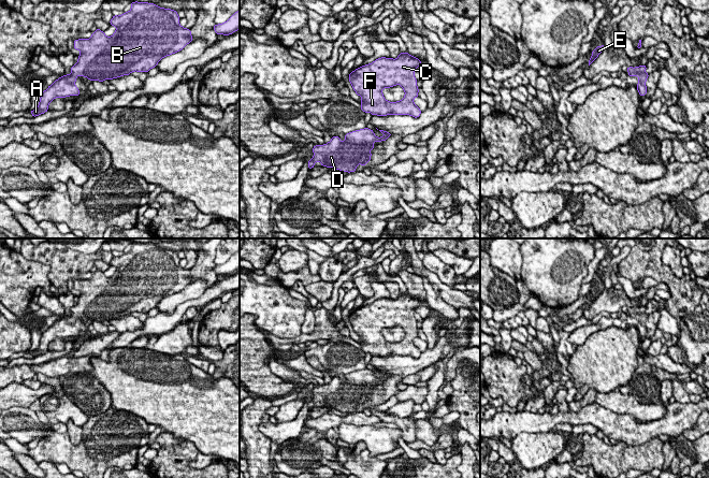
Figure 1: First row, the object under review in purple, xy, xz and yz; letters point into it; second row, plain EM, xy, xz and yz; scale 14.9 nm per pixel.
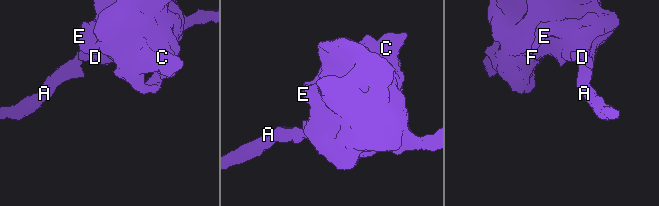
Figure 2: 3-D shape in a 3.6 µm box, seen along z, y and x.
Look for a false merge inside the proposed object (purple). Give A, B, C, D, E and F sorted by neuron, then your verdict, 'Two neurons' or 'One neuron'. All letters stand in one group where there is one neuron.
Groups: A B C D E F. One neuron

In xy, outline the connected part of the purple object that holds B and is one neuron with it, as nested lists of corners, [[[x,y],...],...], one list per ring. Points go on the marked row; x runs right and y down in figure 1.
[[[132,2],[131,10],[122,15],[114,15],[110,24],[116,27],[112,37],[106,37],[103,31],[97,29],[90,39],[74,40],[74,48],[78,49],[77,62],[71,68],[71,73],[55,81],[42,92],[39,106],[31,111],[33,117],[44,114],[48,104],[55,98],[78,96],[79,90],[75,86],[78,75],[92,81],[117,78],[129,75],[131,72],[148,72],[165,56],[182,50],[192,41],[190,29],[179,25],[176,11],[163,9],[147,2]]]

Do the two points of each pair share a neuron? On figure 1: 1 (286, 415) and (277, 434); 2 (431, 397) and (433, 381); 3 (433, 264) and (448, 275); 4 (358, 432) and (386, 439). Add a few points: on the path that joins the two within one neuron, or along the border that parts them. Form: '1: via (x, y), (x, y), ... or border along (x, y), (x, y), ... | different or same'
1: border along (302, 405), (293, 419), (277, 423) | different
2: via (432, 393), (433, 386) | same
3: via (436, 266), (445, 274) | same
4: via (364, 433), (379, 439) | same

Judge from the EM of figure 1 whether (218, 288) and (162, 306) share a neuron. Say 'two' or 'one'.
two

